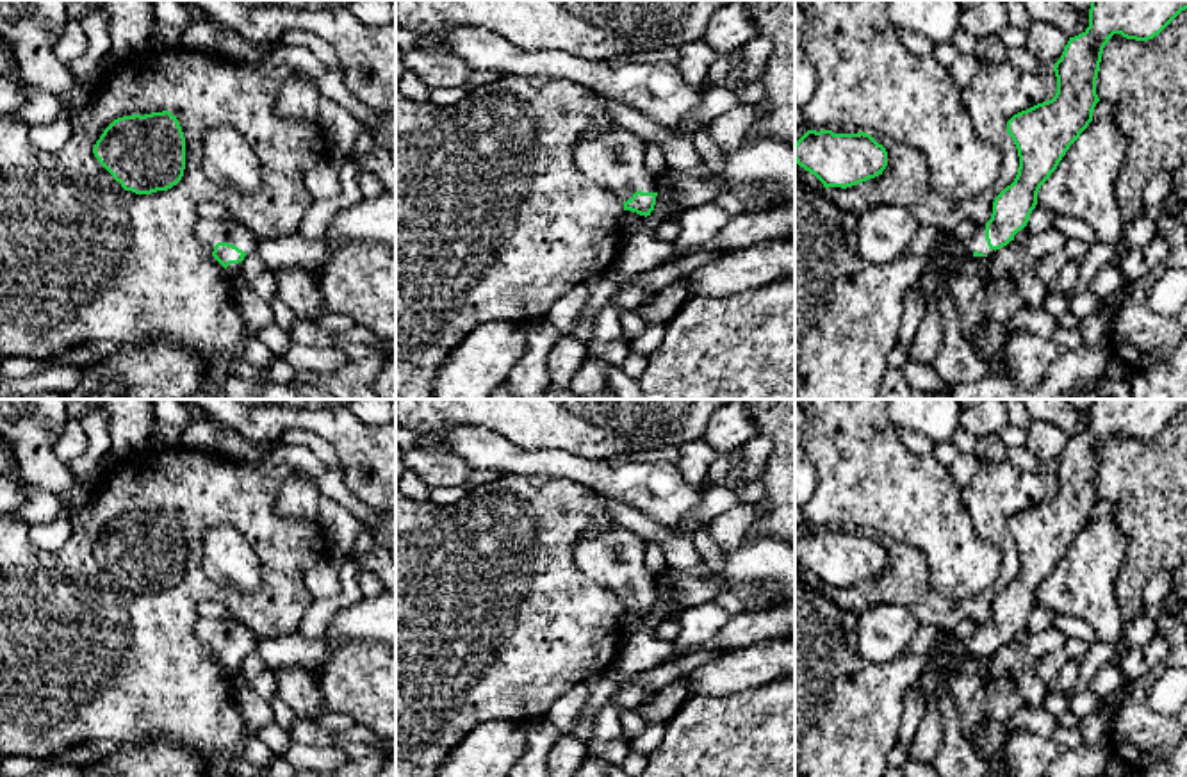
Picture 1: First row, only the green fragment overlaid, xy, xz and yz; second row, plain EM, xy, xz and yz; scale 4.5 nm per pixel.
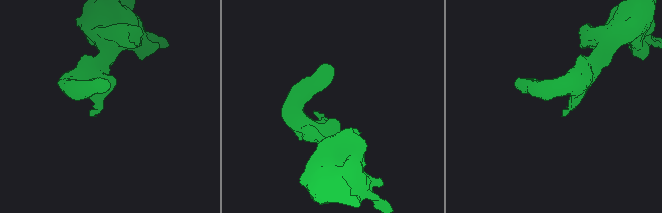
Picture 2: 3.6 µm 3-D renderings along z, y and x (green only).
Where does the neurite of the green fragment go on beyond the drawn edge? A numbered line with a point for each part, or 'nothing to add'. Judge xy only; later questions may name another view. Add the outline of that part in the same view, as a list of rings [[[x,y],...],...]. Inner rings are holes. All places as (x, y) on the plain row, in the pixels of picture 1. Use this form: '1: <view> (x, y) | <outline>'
1: xy (207, 631) | [[[198,620],[194,638],[209,650],[214,650],[217,642],[228,642],[244,652],[258,650],[258,636],[253,634],[241,620]]]

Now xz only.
1: xz (613, 558) | [[[611,520],[602,531],[592,529],[576,544],[574,561],[594,583],[624,602],[636,590],[658,592],[658,579],[643,567],[645,551],[642,536]]]

